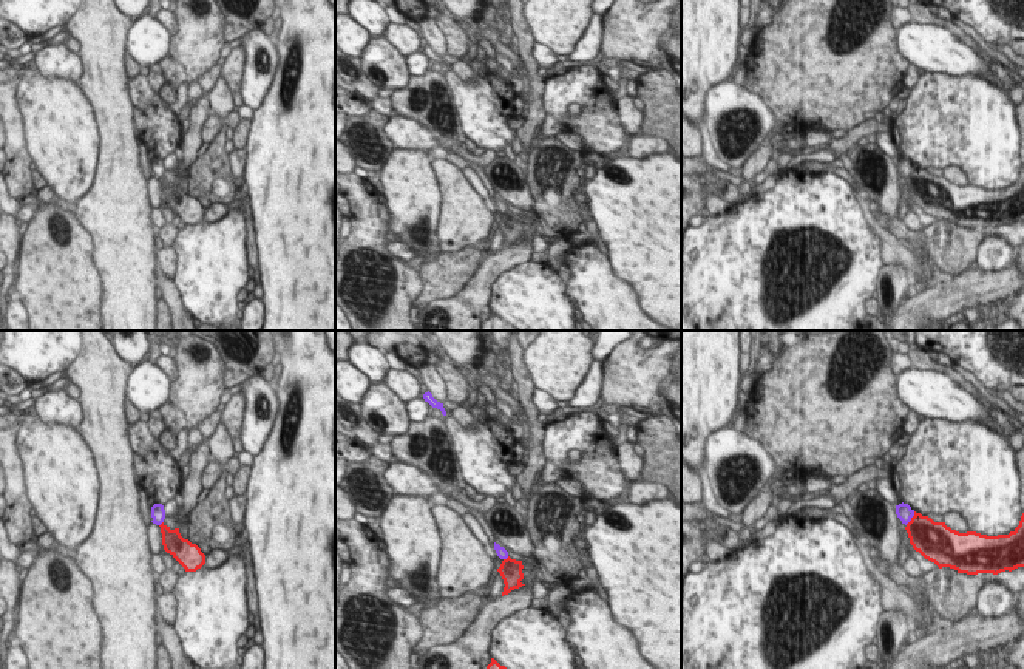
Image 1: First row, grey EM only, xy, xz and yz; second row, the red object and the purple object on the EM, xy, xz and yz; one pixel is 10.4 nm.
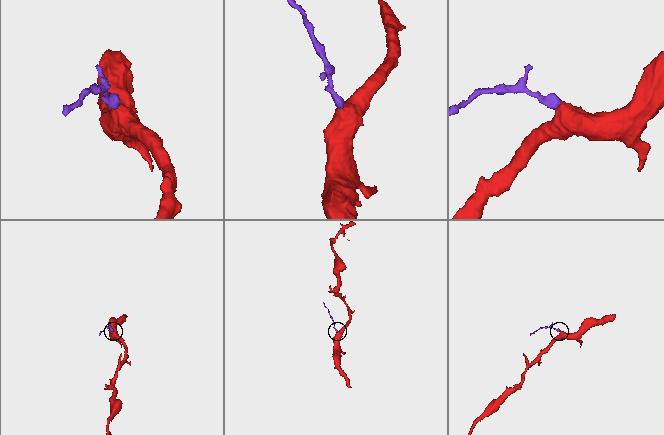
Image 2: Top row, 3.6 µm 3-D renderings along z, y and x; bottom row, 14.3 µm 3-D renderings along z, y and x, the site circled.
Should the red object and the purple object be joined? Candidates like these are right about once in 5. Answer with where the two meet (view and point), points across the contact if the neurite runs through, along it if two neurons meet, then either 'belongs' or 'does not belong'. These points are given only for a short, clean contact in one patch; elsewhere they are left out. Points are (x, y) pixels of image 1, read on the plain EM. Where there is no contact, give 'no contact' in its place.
meets red in yz at (912, 172); border along yz (915, 166), (905, 178); does not belong

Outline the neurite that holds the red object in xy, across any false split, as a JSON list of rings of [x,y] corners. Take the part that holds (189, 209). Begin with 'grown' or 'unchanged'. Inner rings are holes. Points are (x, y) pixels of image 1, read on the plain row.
unchanged; [[[164,176],[159,181],[164,204],[170,207],[185,222],[185,226],[196,226],[205,218],[205,209],[196,198],[184,193],[179,182],[171,184]]]

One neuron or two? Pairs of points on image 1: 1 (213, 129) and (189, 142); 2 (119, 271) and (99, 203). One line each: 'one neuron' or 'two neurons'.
1: two neurons
2: one neuron

